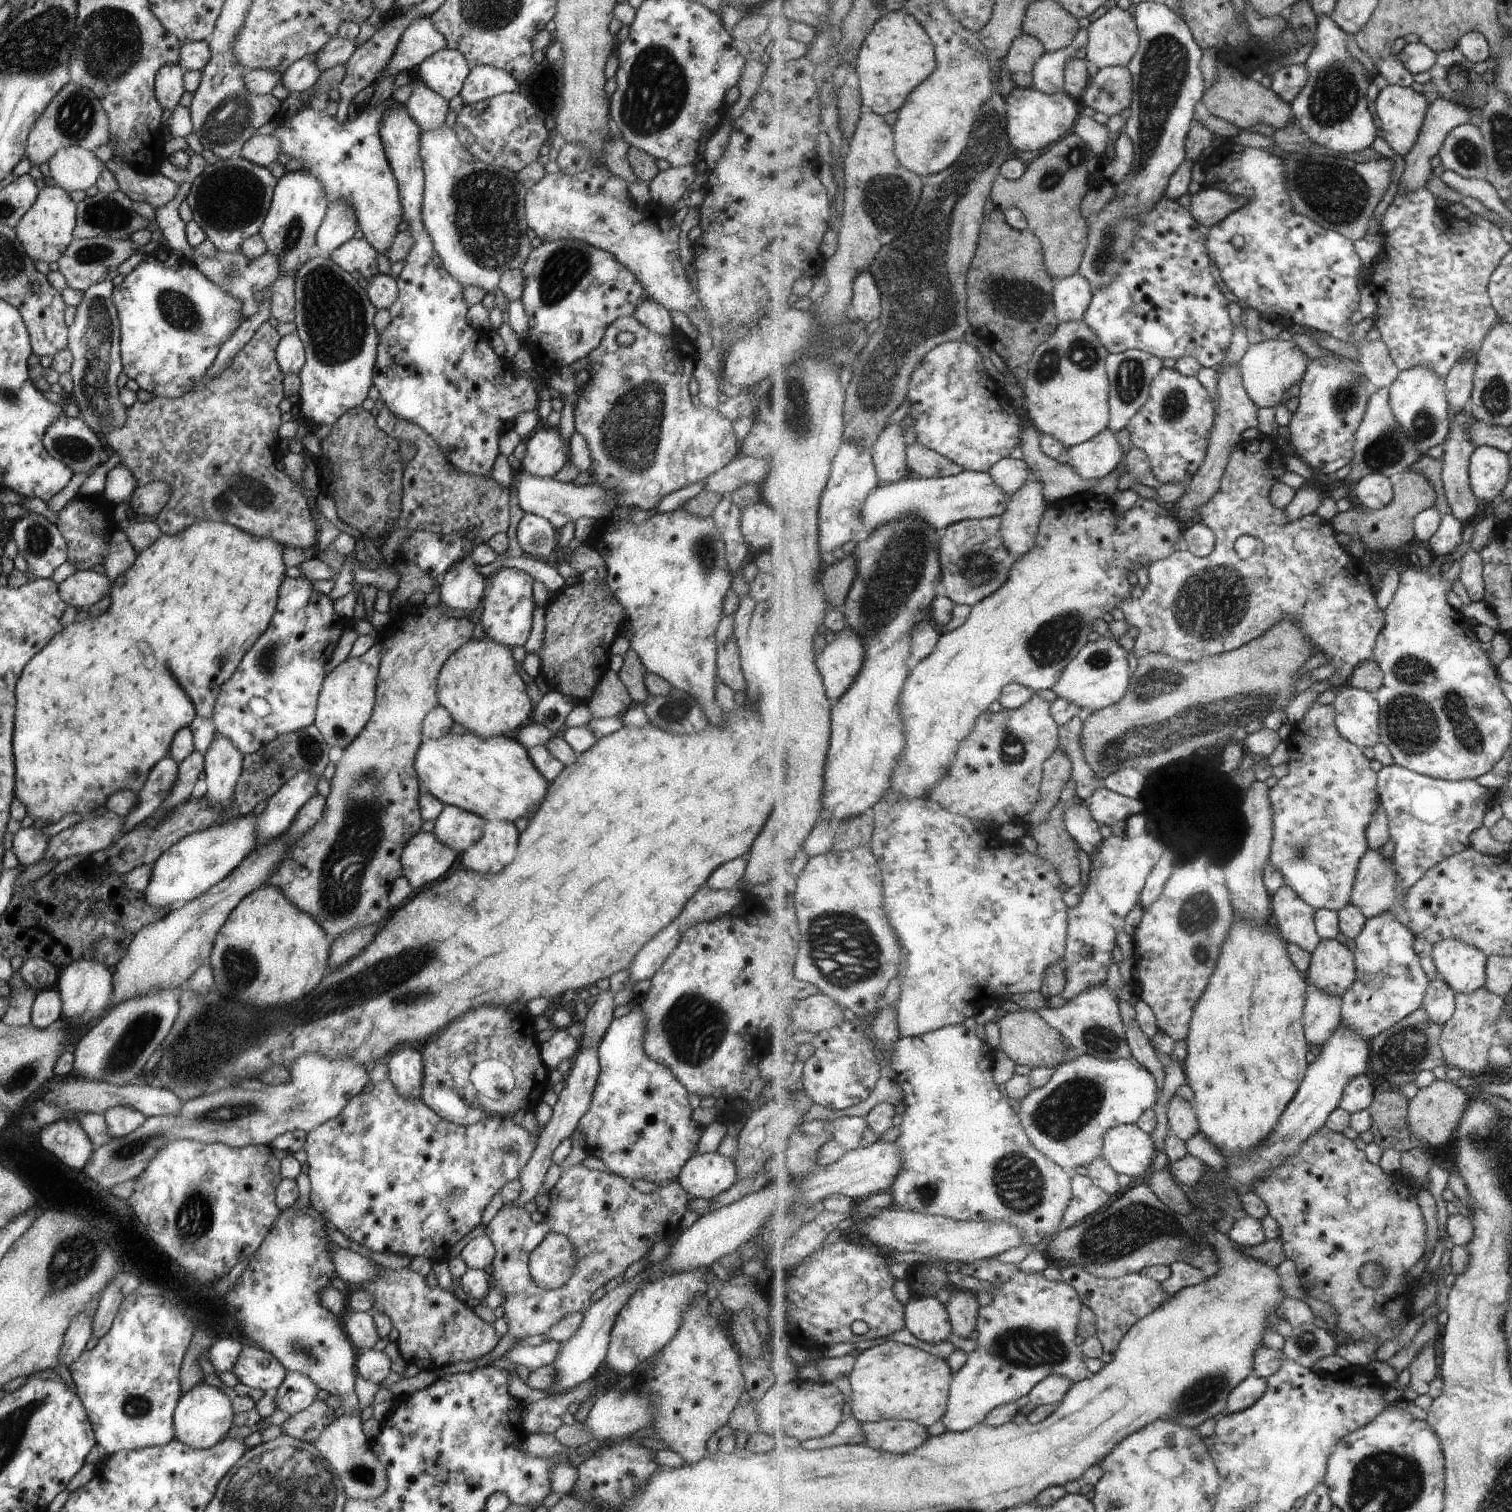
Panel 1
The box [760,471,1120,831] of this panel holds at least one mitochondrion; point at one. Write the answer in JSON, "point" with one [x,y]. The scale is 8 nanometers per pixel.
{"point":[895,574]}

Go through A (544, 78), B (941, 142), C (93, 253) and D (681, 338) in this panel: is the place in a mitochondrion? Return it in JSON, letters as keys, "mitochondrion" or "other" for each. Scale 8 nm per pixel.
{"A":"other","B":"mitochondrion","C":"mitochondrion","D":"other"}

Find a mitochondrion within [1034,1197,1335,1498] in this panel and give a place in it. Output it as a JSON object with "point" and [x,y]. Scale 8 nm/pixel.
{"point":[1136,1225]}

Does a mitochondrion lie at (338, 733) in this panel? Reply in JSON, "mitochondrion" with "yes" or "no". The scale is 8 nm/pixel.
{"mitochondrion":"yes"}

